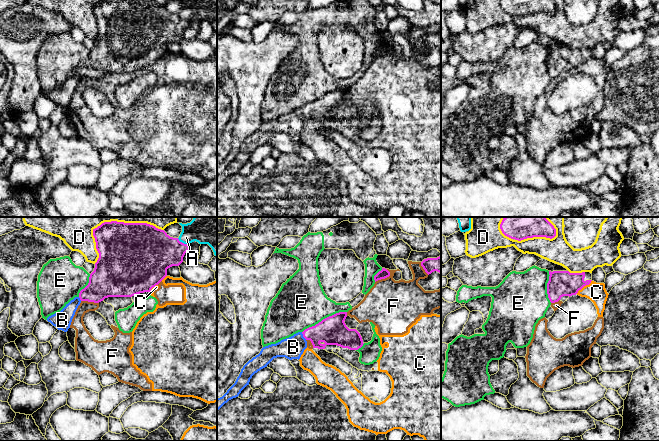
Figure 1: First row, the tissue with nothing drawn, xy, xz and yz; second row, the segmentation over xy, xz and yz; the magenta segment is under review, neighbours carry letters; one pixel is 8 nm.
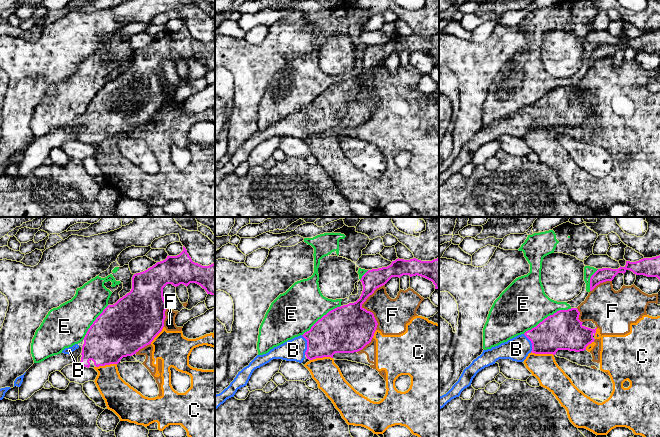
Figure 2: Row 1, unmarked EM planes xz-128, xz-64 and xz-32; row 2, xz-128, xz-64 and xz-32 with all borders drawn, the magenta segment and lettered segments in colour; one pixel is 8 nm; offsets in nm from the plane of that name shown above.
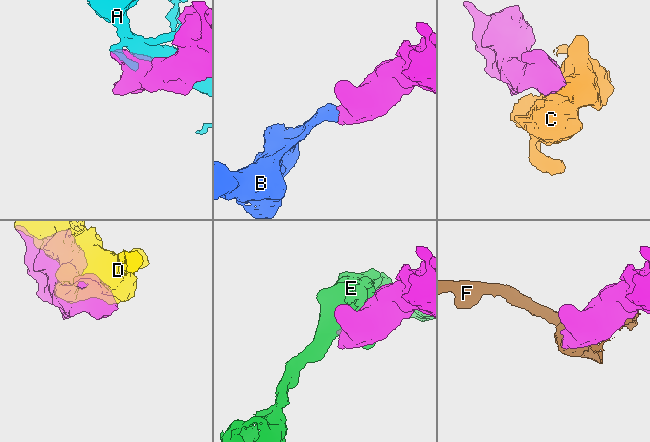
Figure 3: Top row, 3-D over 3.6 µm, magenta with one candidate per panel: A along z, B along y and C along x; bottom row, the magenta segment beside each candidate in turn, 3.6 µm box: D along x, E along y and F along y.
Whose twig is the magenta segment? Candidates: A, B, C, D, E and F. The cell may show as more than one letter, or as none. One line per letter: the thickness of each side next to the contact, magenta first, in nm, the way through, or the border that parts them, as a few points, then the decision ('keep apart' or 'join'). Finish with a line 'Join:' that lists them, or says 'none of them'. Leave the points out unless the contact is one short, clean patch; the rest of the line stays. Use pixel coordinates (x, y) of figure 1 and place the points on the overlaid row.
A: 360/280 nm | keep apart
B: 220/180 nm | across xz (332, 330), (303, 336), (293, 347) | join
C: 200/160 nm | keep apart
D: 320/200 nm | keep apart
E: 220/400 nm | keep apart
F: 80/420 nm | keep apart
Join: B

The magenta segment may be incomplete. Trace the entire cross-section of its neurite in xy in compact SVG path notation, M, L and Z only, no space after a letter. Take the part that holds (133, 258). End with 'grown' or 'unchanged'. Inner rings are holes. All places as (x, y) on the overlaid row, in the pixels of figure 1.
M104 222L93 229L93 236L99 258L90 274L88 285L60 312L47 318L58 330L68 331L82 301L99 303L108 297L132 297L150 292L167 276L168 268L183 262L183 257L189 250L189 245L147 223Z; grown

